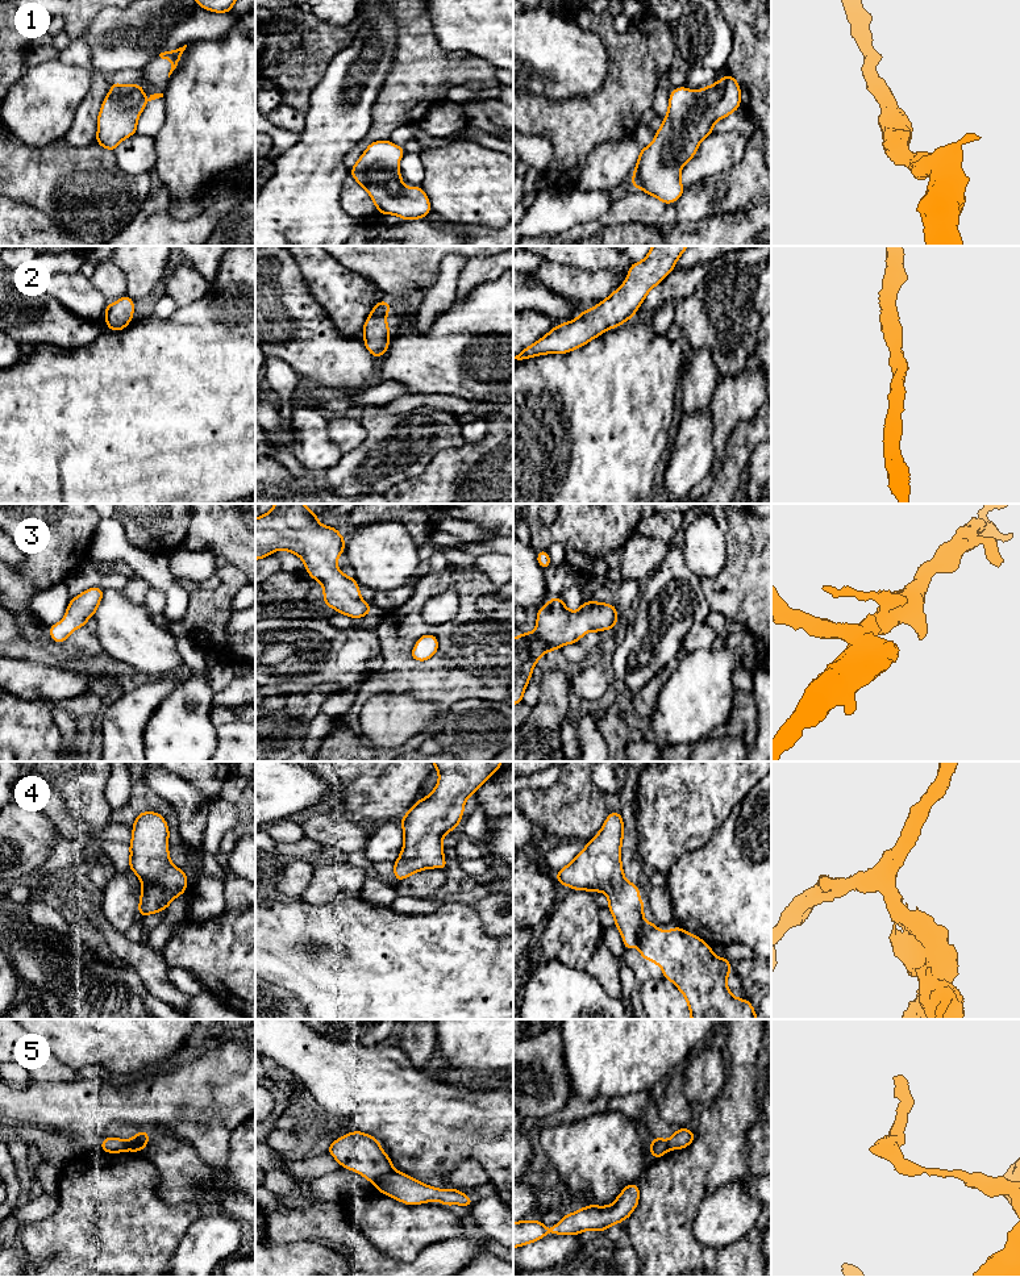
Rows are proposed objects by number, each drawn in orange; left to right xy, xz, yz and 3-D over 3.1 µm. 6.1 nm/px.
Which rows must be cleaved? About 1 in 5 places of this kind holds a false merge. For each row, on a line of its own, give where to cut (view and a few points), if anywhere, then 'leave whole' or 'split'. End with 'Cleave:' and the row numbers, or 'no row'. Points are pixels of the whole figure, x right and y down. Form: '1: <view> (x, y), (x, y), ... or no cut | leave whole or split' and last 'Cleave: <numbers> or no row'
1: no cut | leave whole
2: no cut | leave whole
3: no cut | leave whole
4: no cut | leave whole
5: xz (394, 1169), (374, 1182) | split
Cleave: 5

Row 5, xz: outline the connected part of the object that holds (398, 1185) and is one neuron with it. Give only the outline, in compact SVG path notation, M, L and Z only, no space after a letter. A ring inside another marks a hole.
M390 1172L375 1182L376 1189L405 1205L429 1203L437 1199L444 1206L462 1205L471 1207L475 1201L458 1189L436 1189L401 1172Z

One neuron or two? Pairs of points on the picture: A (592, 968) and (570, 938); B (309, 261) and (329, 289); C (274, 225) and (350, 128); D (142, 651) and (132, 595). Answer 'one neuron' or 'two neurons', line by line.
A: two neurons
B: one neuron
C: one neuron
D: two neurons

